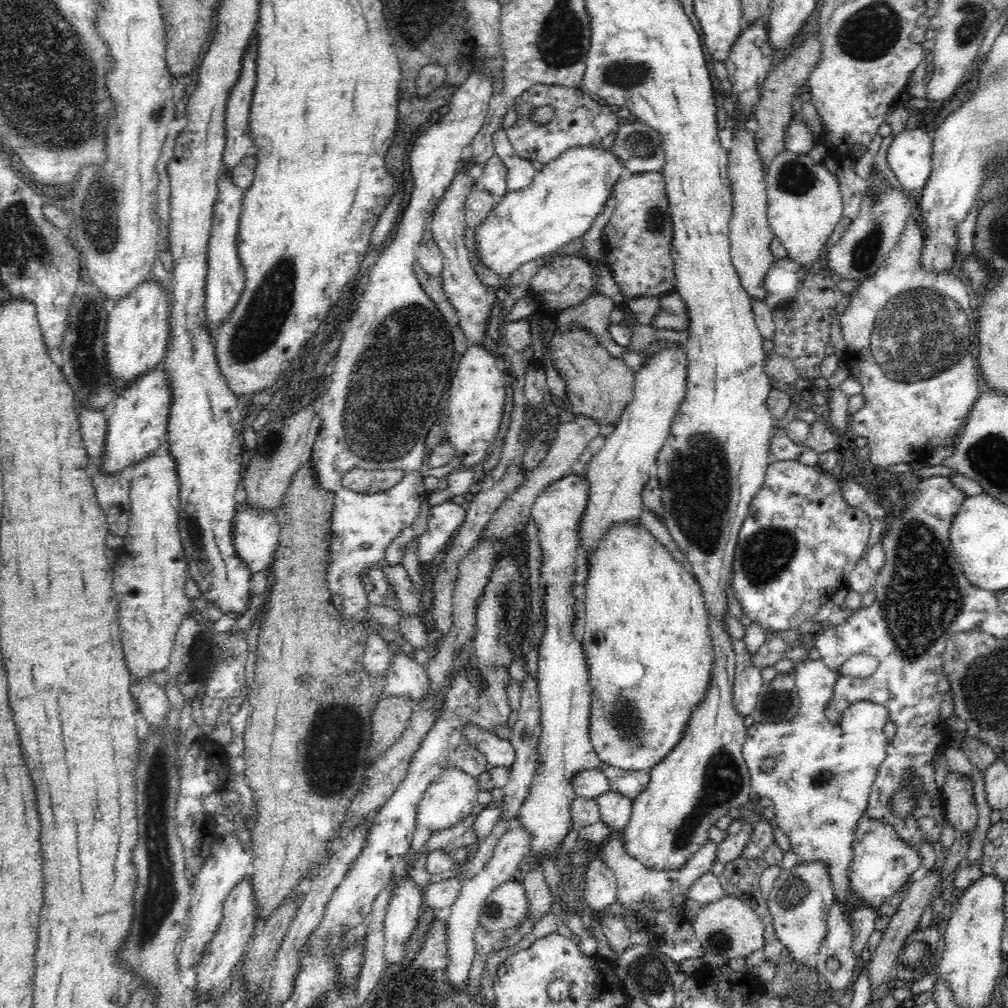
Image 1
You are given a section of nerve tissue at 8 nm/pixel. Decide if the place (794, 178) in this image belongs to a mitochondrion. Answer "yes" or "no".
yes

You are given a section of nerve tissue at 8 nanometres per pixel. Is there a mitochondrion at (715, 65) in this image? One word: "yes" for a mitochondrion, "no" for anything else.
no

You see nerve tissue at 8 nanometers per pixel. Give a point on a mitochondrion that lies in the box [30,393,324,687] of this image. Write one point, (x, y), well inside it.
(194, 533)

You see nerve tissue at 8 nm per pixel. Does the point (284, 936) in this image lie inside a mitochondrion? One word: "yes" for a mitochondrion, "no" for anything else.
no

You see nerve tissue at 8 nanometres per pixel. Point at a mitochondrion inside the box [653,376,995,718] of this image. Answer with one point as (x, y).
(922, 600)

